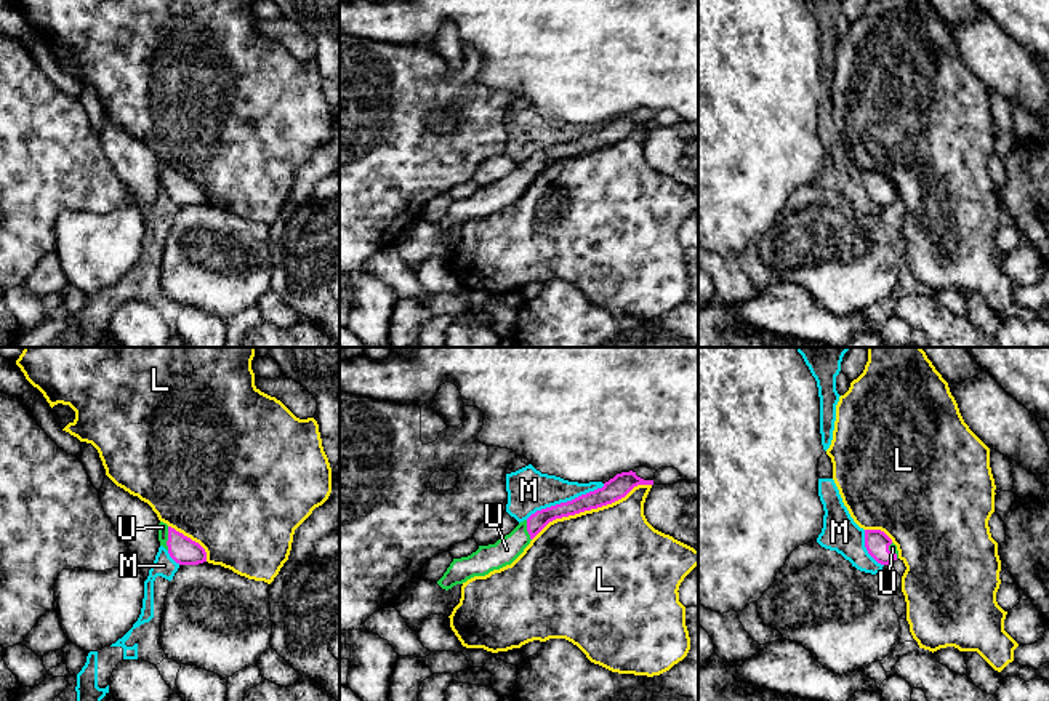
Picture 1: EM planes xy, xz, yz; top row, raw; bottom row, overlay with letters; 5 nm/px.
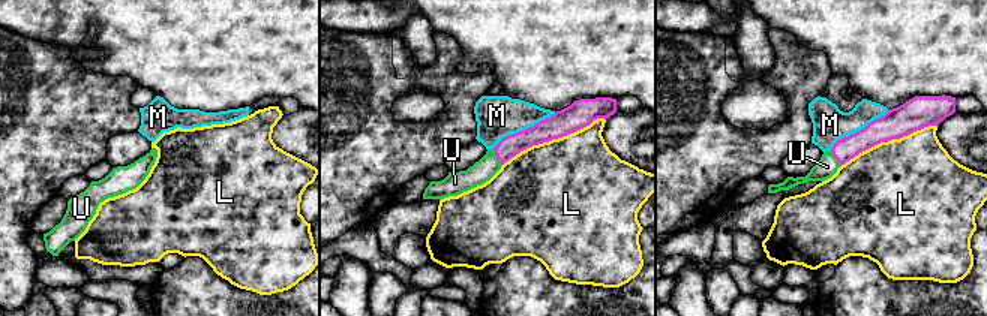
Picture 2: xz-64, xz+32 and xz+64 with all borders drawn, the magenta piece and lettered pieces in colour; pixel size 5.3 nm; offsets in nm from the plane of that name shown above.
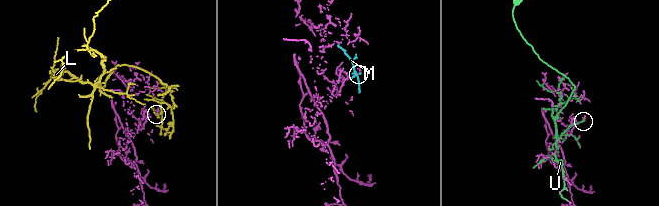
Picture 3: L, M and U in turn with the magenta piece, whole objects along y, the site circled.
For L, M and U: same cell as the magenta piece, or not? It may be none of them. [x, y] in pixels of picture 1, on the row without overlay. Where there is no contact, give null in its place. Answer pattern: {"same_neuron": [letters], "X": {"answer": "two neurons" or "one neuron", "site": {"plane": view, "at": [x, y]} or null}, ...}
{"same_neuron": ["U"], "L": {"answer": "two neurons", "site": {"plane": "xz", "at": [591, 149]}}, "M": {"answer": "two neurons", "site": {"plane": "xz", "at": [564, 144]}}, "U": {"answer": "one neuron", "site": {"plane": "xy", "at": [168, 180]}}}

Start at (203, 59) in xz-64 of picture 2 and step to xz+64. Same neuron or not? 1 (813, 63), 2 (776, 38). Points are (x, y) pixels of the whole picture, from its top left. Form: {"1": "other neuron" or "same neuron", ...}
{"1": "other neuron", "2": "other neuron"}

